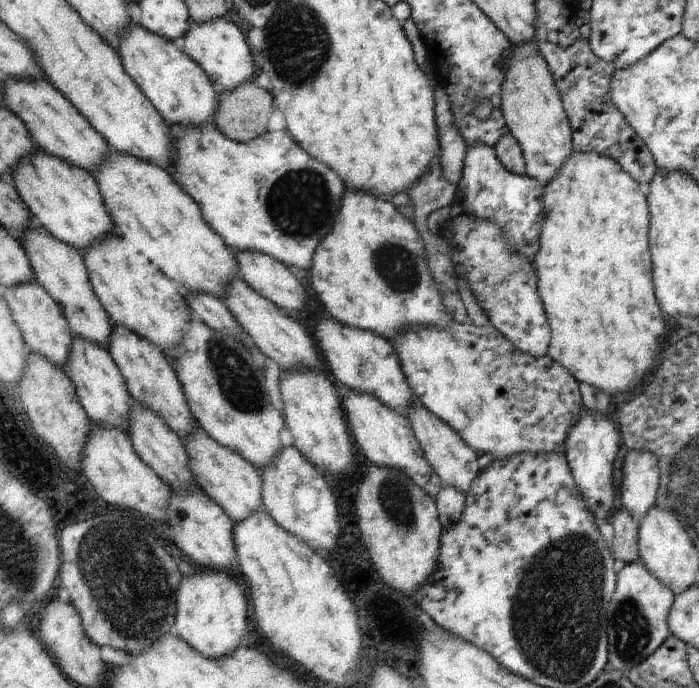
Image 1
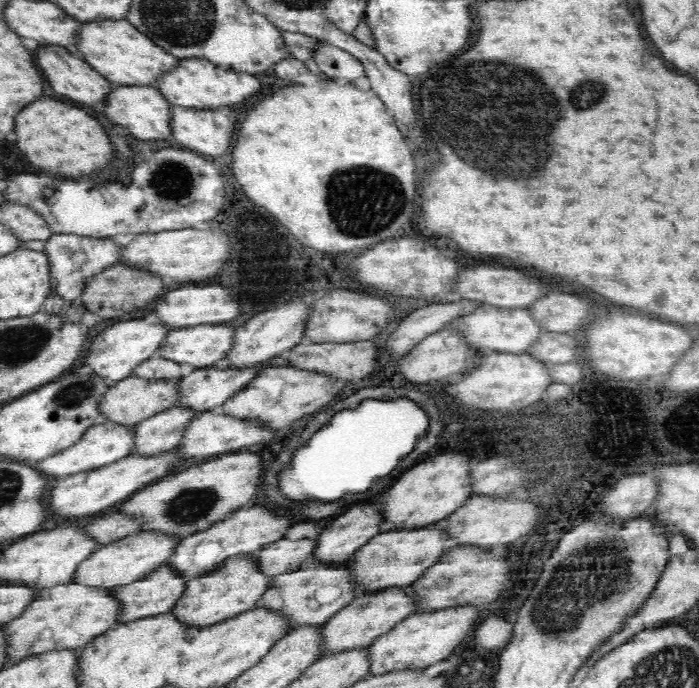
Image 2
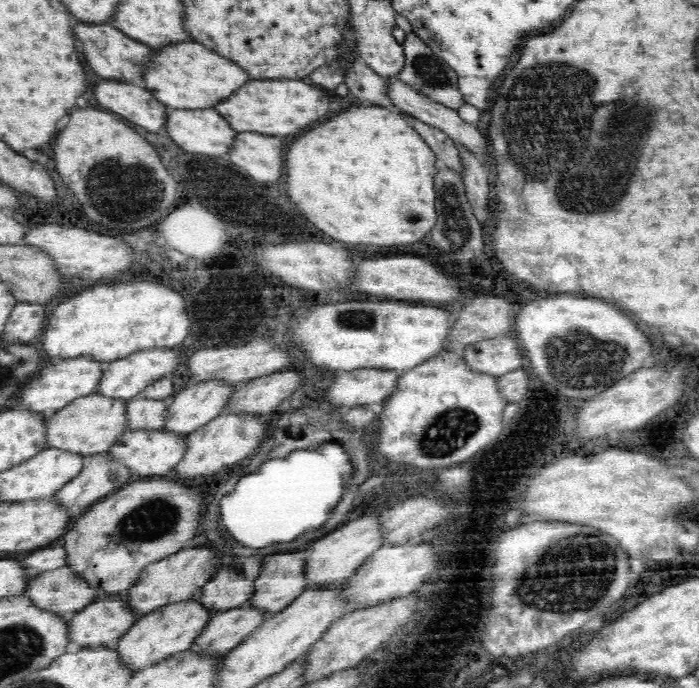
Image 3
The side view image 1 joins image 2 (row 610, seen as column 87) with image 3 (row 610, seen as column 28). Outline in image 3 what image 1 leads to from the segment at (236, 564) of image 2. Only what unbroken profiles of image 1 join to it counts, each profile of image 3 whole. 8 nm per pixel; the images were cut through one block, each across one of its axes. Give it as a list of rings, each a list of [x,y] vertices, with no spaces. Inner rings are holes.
[[[198,601],[167,604],[152,614],[141,616],[135,620],[131,628],[114,642],[115,658],[122,670],[141,671],[152,665],[168,660],[173,654],[188,651],[194,638],[202,632],[203,626],[211,618],[206,609],[200,607]]]

